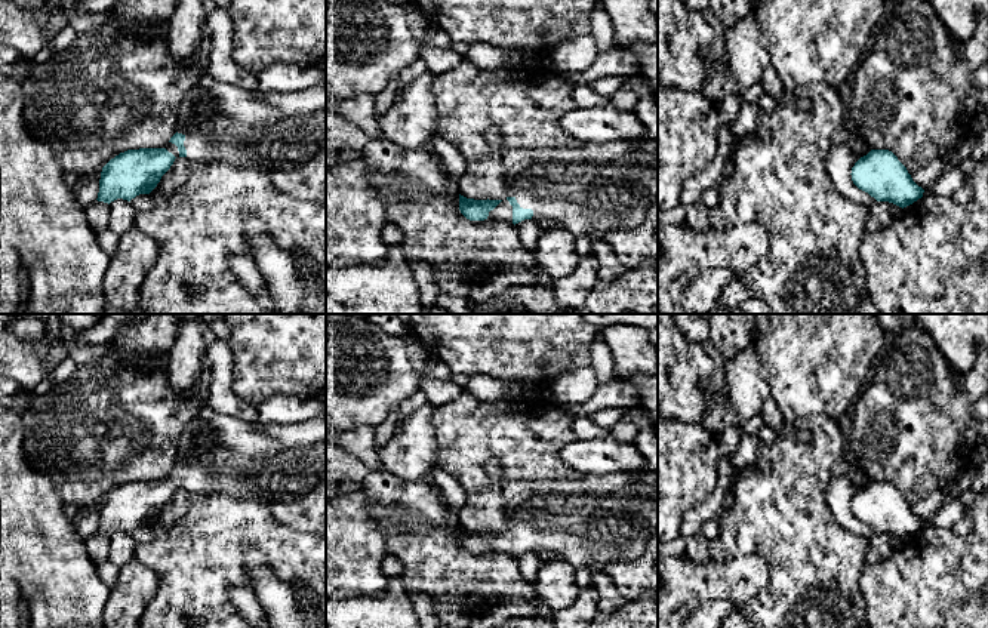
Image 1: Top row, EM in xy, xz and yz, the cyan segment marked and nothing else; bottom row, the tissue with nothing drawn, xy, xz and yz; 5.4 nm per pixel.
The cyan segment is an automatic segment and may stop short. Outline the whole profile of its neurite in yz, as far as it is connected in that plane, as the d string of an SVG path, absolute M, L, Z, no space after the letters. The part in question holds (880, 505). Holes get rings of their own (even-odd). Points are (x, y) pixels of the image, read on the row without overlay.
M871 481L852 499L853 515L877 533L907 539L923 529L907 499L889 481Z

